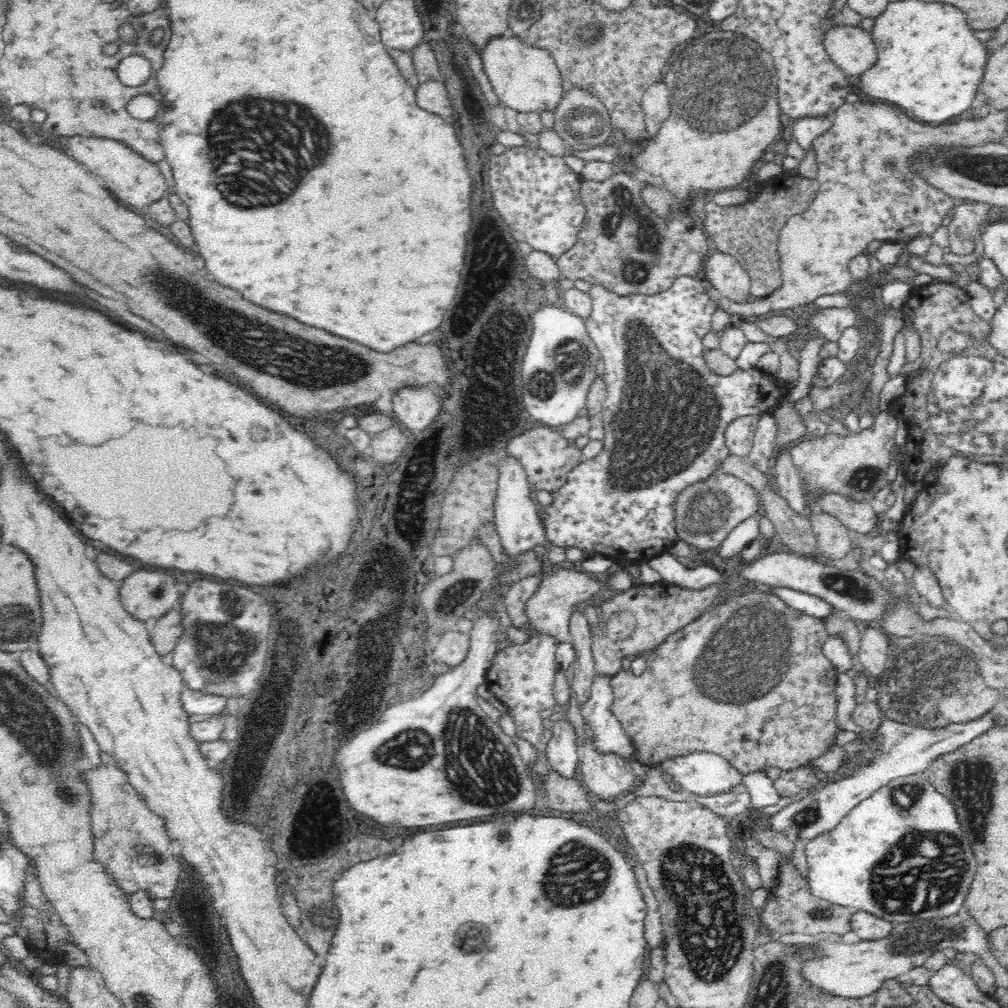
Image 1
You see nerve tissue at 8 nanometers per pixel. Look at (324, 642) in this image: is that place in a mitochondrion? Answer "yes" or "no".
no

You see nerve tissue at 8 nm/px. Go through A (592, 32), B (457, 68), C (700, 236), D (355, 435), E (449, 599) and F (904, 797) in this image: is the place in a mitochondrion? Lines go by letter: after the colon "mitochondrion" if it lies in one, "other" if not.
A: mitochondrion
B: other
C: other
D: other
E: mitochondrion
F: mitochondrion

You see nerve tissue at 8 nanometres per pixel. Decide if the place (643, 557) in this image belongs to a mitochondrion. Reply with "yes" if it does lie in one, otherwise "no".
no

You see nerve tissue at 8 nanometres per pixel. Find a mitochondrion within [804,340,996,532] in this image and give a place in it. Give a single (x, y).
(864, 478)

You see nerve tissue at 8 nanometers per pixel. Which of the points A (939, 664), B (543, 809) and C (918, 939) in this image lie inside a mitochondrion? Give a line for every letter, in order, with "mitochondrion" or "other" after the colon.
A: mitochondrion
B: other
C: mitochondrion

